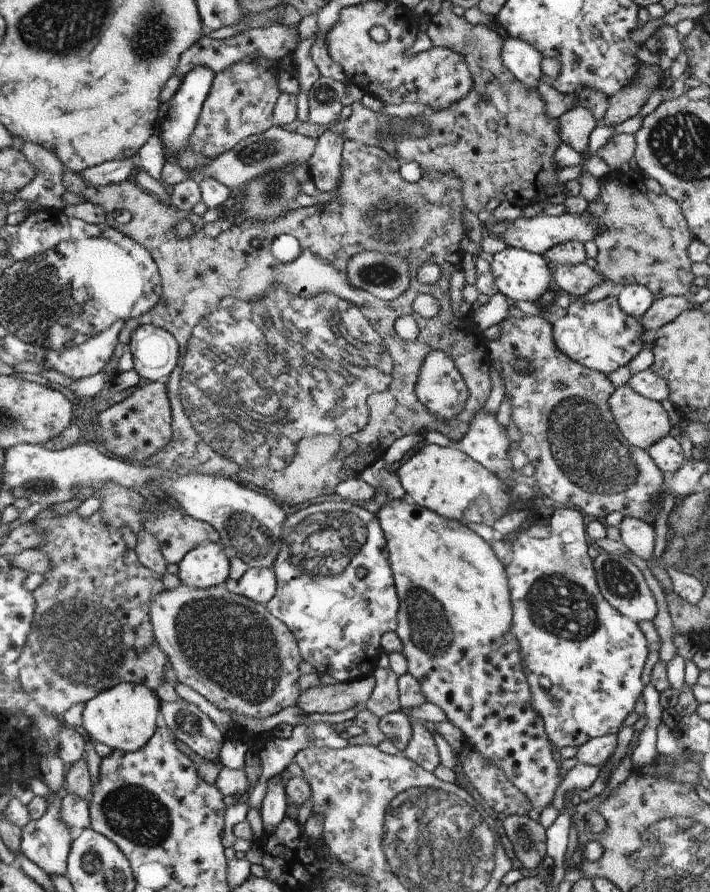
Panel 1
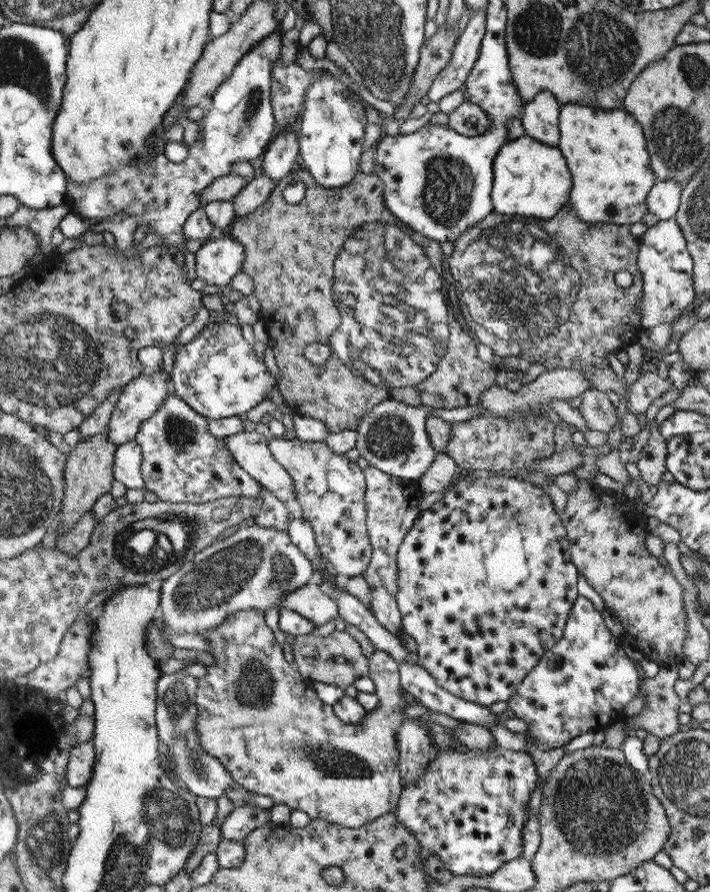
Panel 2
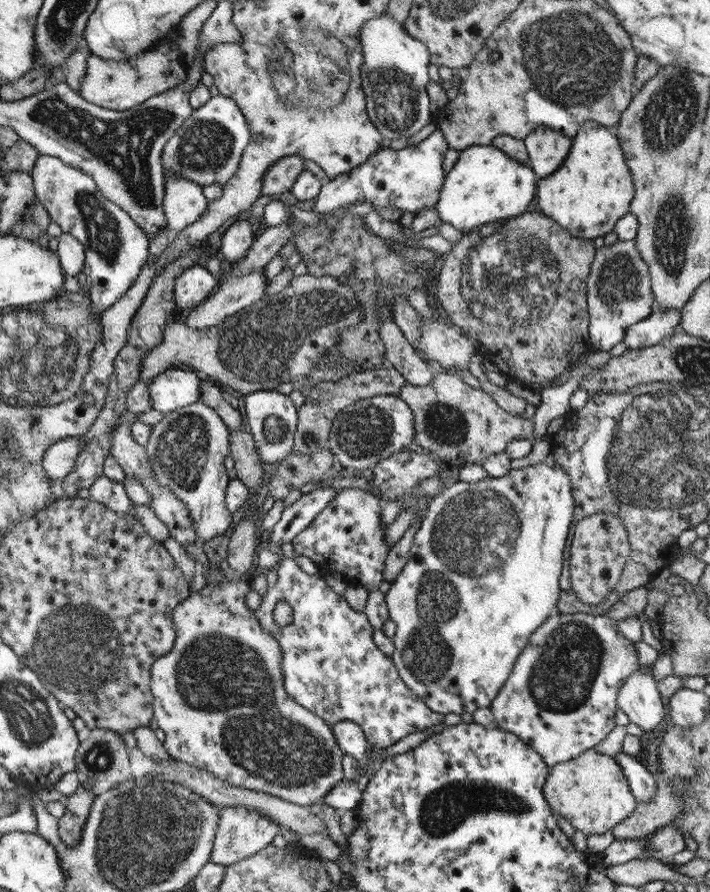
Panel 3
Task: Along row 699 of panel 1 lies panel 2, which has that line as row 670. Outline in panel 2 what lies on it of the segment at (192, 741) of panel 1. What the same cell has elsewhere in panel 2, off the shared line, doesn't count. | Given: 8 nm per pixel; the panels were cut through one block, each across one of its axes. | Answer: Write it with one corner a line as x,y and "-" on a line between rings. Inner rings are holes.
178,670
171,674
162,674
161,682
158,683
157,720
158,732
165,750
170,750
174,756
174,775
180,783
184,782
190,794
195,796
206,796
219,800
226,797
226,790
242,790
248,792
254,800
254,805
263,809
274,806
274,800
270,796
260,795
254,791
244,789
238,781
232,779
230,771
224,767
224,763
212,755
206,754
204,747
200,745
200,739
196,735
196,720
198,708
196,704
196,693
198,690
198,678
189,675
185,670

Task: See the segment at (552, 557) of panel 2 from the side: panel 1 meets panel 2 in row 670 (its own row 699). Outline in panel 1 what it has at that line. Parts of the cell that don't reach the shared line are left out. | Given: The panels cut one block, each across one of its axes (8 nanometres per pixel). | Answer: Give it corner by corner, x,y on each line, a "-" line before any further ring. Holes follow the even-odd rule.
408,498
394,499
382,505
375,515
379,520
386,539
389,563
399,598
400,608
397,614
397,629
395,633
403,644
402,654
407,660
408,673
412,674
420,683
427,702
443,708
447,720
452,722
454,726
460,727
465,736
466,746
470,747
471,750
478,751
489,763
494,763
496,767
501,768
503,774
510,779
510,782
527,796
533,808
536,807
542,810
547,804
552,803
554,792
556,792
558,785
561,783
562,778
558,777
561,762
558,764
554,762
552,753
557,748
546,734
542,717
539,717
531,708
531,692
526,682
526,673
523,671
519,642
511,631
513,606
504,564
495,555
490,542
484,541
477,533
468,528
467,525
457,520
440,516
434,511
410,501

